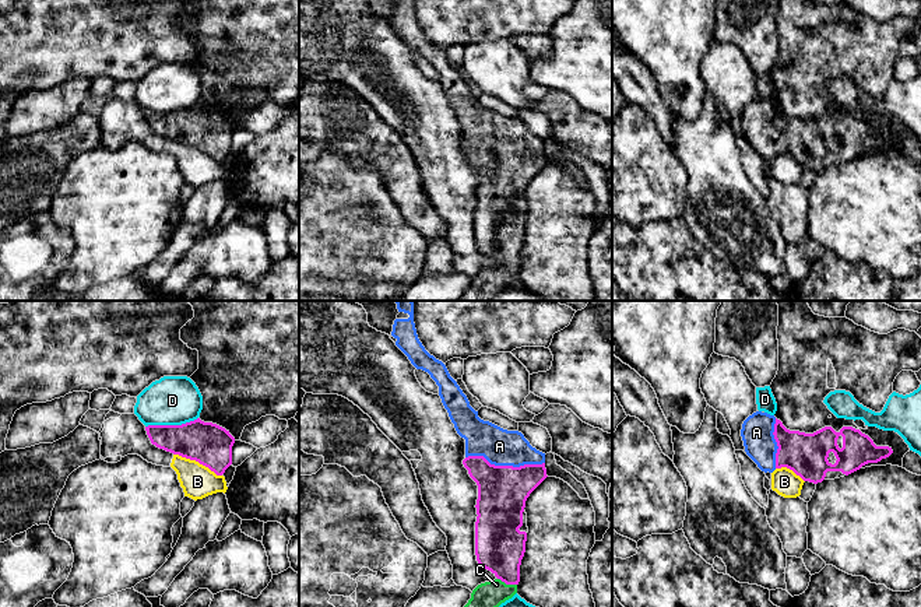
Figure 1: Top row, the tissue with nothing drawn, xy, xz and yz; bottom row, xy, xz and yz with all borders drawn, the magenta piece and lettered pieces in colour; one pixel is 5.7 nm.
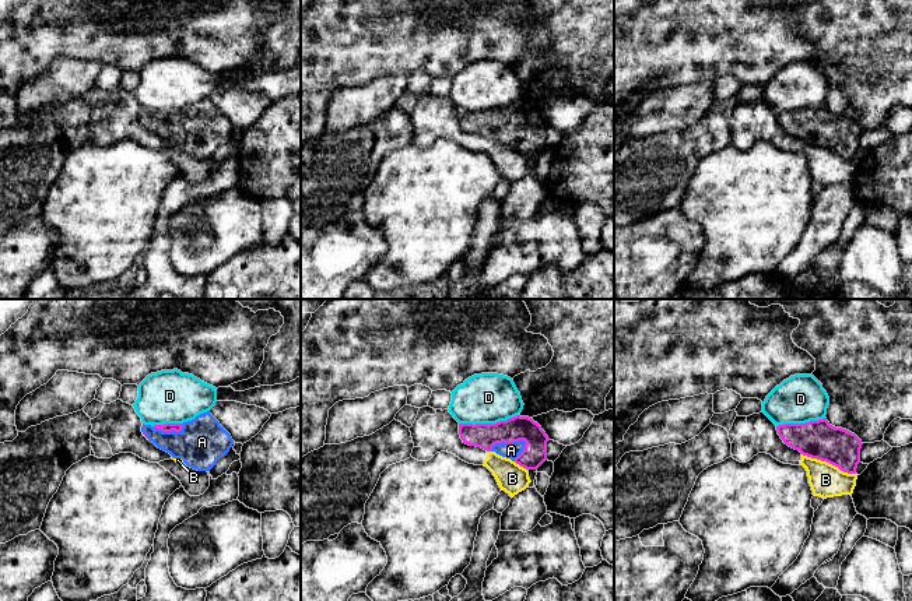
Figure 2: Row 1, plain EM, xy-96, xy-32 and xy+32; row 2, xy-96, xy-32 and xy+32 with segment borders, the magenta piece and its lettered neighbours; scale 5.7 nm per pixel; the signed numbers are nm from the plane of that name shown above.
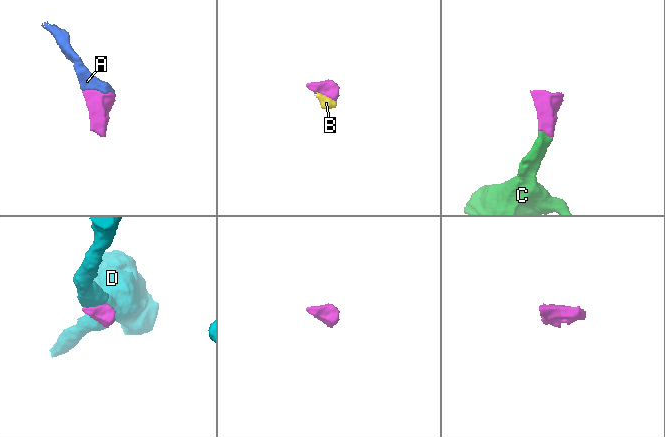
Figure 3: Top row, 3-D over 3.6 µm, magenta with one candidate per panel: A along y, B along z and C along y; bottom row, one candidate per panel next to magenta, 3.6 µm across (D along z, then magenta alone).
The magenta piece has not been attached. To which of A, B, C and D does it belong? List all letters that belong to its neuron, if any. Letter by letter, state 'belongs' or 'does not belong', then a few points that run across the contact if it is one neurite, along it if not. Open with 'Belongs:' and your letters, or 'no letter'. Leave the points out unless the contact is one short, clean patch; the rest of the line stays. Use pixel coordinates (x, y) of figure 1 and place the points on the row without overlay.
Belongs: A, C
A: belongs
B: does not belong | xy (173, 140), (194, 146), (221, 162)
C: belongs | xz (499, 232), (508, 258), (508, 270), (485, 284)
D: does not belong

